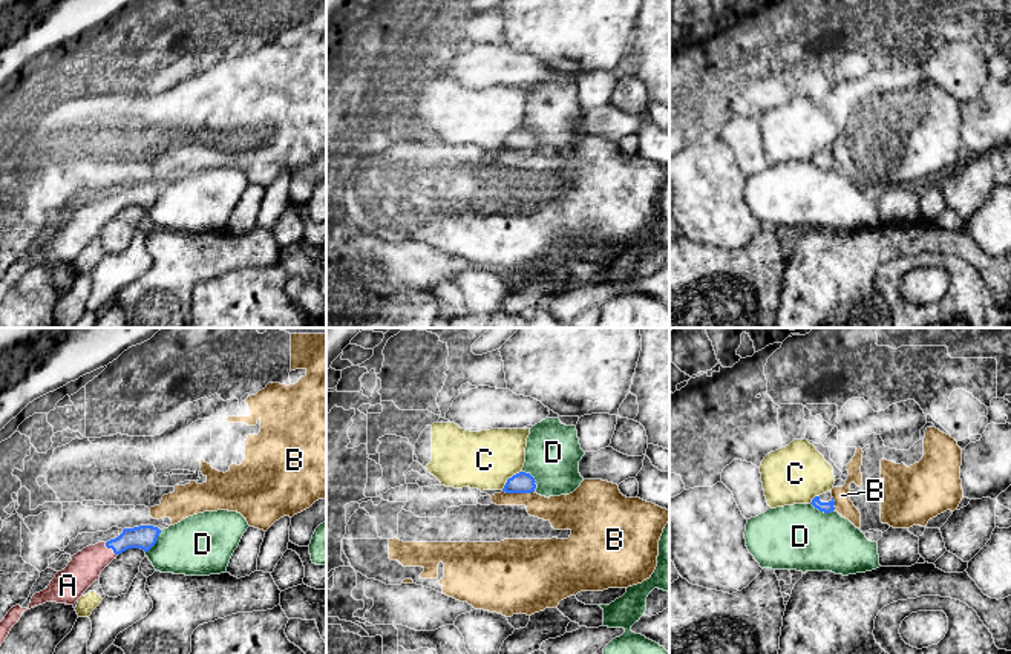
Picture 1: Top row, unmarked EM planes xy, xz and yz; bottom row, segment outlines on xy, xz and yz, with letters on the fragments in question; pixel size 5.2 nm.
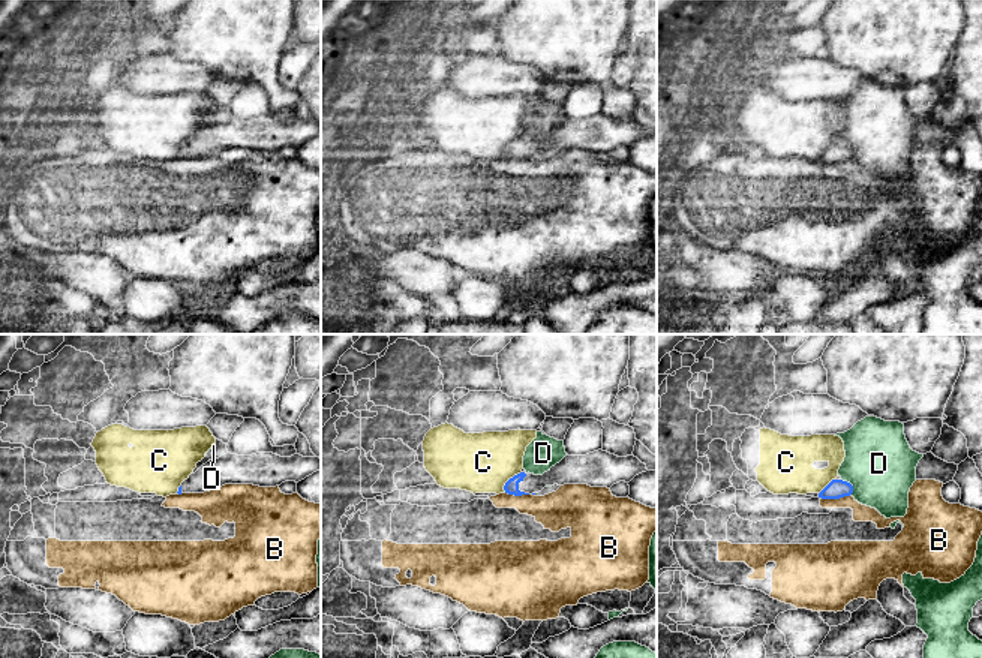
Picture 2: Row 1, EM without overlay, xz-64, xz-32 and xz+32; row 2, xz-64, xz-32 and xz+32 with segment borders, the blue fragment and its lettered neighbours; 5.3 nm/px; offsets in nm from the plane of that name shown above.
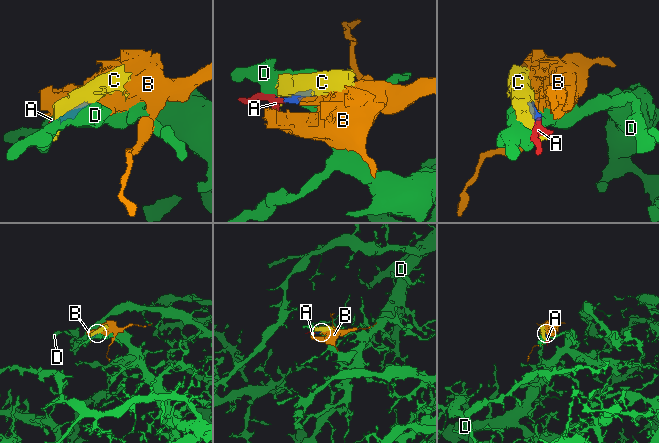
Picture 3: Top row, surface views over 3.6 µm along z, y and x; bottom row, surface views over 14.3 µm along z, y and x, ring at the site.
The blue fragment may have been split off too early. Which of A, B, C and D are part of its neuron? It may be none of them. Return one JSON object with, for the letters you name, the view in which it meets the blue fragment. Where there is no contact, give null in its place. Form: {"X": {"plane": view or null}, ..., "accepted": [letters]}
{"A": {"plane": "xy"}, "accepted": ["A"]}

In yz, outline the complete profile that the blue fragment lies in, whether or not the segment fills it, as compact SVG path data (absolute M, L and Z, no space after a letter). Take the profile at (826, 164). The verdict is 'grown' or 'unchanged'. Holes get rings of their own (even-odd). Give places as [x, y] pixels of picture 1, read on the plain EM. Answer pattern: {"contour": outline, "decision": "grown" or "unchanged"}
{"contour": "M827 149L827 150L823 150L820 153L815 153L810 159L815 165L818 165L820 168L824 168L824 170L830 170L835 167L835 158L832 155L832 150Z", "decision": "grown"}

